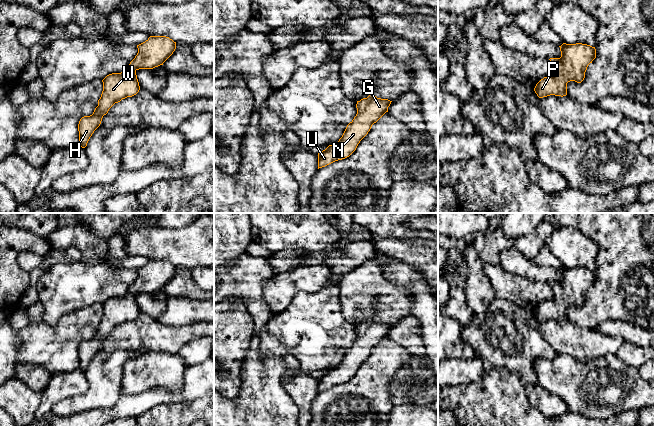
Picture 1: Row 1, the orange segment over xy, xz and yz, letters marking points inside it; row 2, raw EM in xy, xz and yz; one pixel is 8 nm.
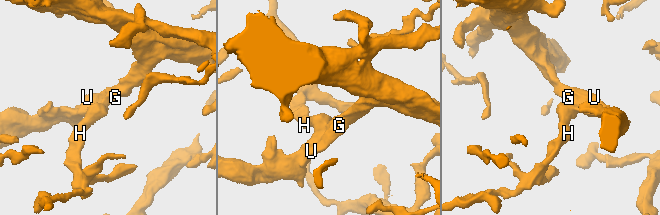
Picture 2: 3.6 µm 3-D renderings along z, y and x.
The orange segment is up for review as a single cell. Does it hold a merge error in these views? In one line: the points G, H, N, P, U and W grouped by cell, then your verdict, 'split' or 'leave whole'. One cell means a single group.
G H N P U W | leave whole

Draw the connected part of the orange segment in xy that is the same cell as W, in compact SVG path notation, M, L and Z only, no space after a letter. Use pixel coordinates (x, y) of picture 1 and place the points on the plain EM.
M150 260L145 266L137 269L137 272L137 279L124 296L109 298L102 304L103 315L98 330L92 339L80 343L78 355L79 369L82 372L87 370L90 361L100 350L103 340L115 327L139 316L136 295L163 289L175 275L176 266L166 260Z

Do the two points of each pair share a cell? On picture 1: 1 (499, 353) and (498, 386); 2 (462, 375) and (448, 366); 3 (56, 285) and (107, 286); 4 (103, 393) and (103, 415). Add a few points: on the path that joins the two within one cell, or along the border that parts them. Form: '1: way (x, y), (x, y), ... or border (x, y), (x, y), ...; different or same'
1: border (493, 366), (505, 368), (513, 372); different
2: way (459, 372), (451, 369); same
3: way (69, 285), (94, 285); same
4: border (121, 393), (111, 407), (91, 408), (80, 413); different

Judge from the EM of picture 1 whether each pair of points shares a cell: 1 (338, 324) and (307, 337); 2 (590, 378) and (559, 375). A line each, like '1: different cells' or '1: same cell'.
1: same cell
2: same cell

